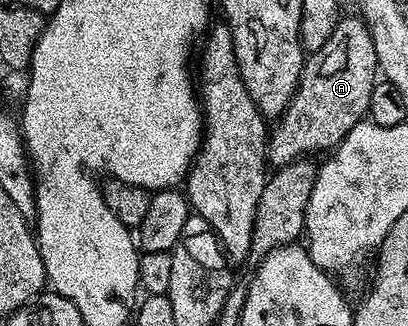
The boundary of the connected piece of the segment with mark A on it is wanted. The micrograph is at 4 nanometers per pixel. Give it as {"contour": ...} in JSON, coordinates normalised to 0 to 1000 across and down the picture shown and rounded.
{"contour":[[[838,49],[821,95],[811,95],[811,120],[801,120],[801,132],[782,144],[782,156],[755,166],[733,267],[699,350],[672,380],[679,387],[672,396],[667,387],[664,417],[654,433],[654,482],[667,503],[672,494],[672,509],[691,512],[760,475],[777,475],[767,469],[794,472],[824,457],[855,411],[860,390],[870,390],[902,350],[909,279],[929,245],[929,202],[914,95],[882,49],[875,52]]]}

